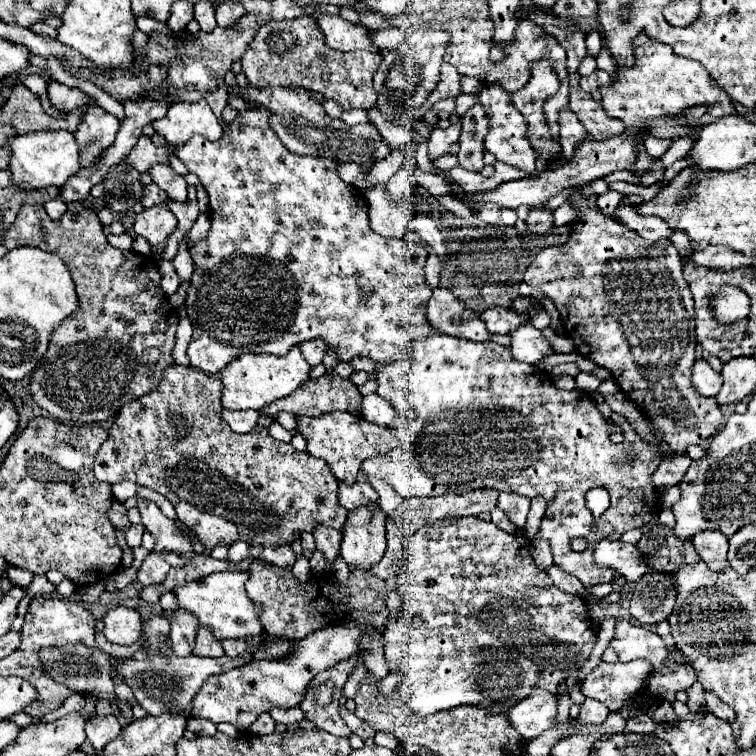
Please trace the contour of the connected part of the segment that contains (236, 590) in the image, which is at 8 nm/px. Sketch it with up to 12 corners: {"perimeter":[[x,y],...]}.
{"perimeter":[[248,572],[178,586],[178,604],[218,640],[262,634]]}

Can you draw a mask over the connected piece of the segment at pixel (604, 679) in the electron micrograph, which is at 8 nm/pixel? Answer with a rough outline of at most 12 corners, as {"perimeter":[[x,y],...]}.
{"perimeter":[[602,662],[582,694],[618,712],[654,672],[652,662]]}

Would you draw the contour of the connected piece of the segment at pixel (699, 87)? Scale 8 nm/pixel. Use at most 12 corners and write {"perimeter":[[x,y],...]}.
{"perimeter":[[640,34],[634,68],[602,86],[602,108],[658,138],[676,112],[712,102],[708,122],[736,114],[694,60]]}

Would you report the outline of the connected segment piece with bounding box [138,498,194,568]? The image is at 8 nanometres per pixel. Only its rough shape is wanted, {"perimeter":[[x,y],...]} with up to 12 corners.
{"perimeter":[[140,498],[142,524],[172,568],[194,556],[190,540],[174,520]]}

